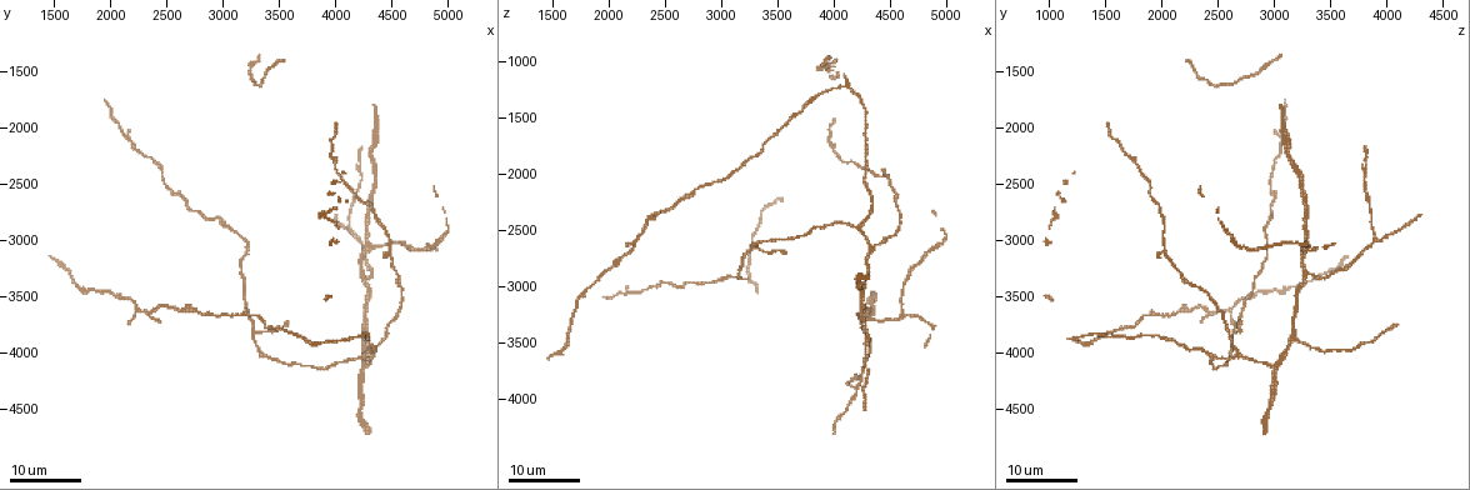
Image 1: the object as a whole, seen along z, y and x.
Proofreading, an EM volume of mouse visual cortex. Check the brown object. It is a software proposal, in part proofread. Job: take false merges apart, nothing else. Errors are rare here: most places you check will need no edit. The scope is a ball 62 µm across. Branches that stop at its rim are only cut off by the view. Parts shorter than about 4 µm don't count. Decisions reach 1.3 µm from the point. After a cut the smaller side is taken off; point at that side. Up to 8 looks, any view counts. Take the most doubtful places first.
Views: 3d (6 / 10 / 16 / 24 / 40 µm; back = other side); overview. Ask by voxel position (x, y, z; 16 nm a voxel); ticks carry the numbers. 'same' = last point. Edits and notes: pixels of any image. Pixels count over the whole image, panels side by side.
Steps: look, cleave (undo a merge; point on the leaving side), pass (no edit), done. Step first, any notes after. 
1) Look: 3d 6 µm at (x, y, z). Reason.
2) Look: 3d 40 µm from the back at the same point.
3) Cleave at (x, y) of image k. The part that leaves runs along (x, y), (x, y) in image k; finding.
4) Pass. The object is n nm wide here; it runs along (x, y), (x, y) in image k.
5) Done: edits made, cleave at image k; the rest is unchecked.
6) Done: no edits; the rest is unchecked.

Look: 3d 24 µm at (4240, 3860, 3180).

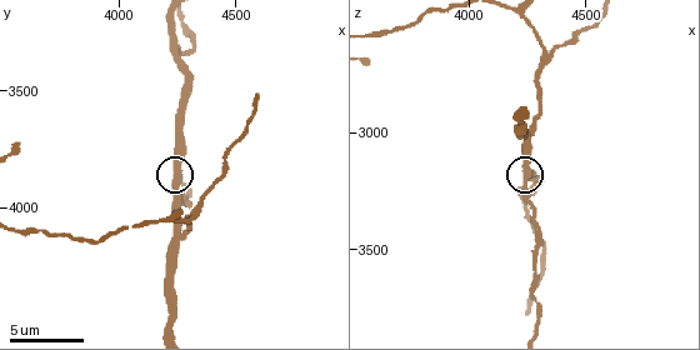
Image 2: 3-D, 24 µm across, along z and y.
Look: 3d 10 µm at the same point.

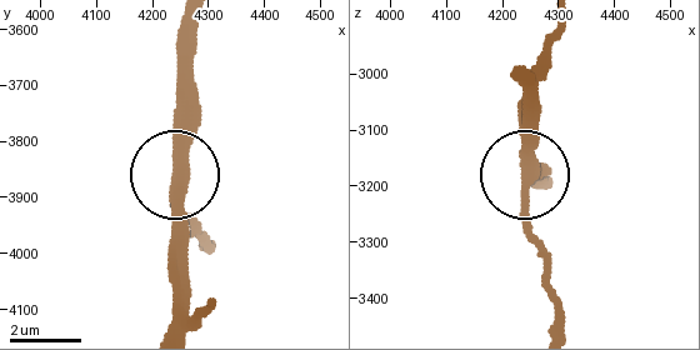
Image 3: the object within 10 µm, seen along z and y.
Pass. The side arm is 17 µm long; continuous, no second neuron.

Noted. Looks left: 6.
Look: 3d 24 µm at (3280, 3820, 2640). Two arms in line, one across.

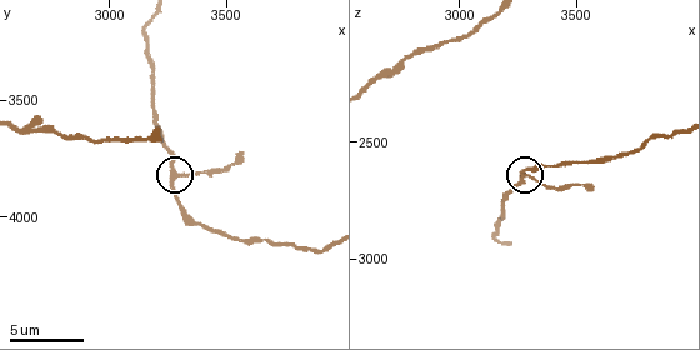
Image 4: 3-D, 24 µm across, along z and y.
Look: 3d 6 µm at (3280, 3830, 2630). Zoom in.

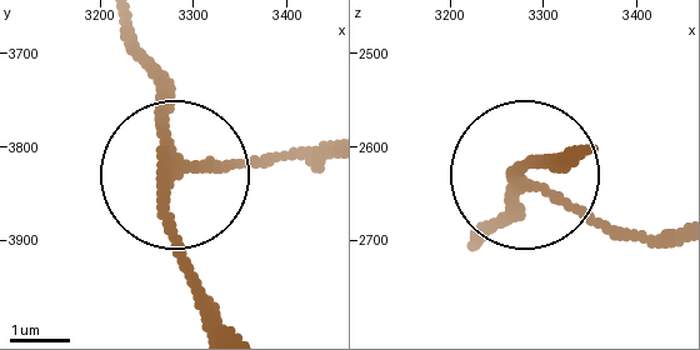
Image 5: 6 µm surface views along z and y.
Pass. The object is 200 nm wide here; one neuron here.

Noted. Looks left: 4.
Look: 3d 10 µm at (4340, 4000, 2680). Three arms meet.

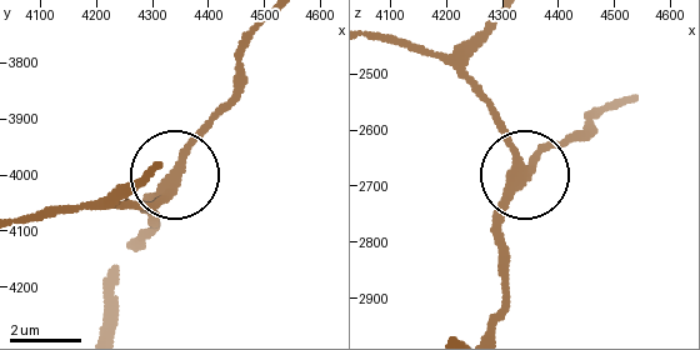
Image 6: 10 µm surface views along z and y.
Pass. The object is 260 nm wide here; it runs along (501, 21), (465, 75), (525, 174), (495, 243) in image 6; continuous, no second neuron.

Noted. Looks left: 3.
Look: 3d 24 µm at (4620, 3040, 3220). Three arms meet.

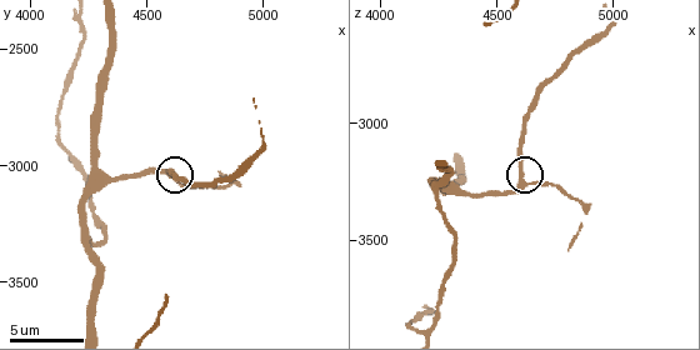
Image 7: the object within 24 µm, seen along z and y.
Look: 3d 6 µm at the same point.

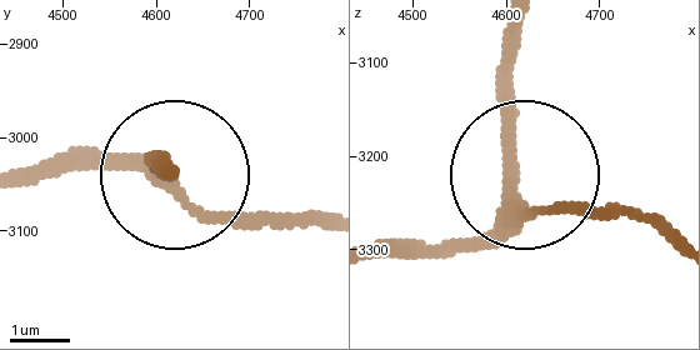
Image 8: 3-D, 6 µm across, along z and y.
Pass. The object is 260 nm wide here; one neuron here.

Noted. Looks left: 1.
Done: no edits; the rest is unchecked.

